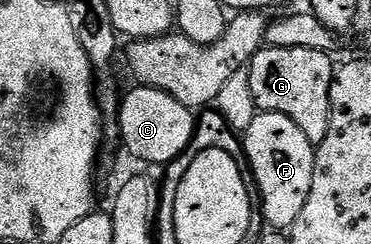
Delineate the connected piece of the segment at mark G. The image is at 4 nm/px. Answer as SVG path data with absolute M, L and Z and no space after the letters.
M264 47L260 49L259 54L251 60L249 66L249 87L253 91L256 110L264 113L280 113L293 119L293 123L297 123L297 127L305 131L312 145L319 146L325 139L325 131L329 131L329 119L331 118L329 87L336 70L336 66L331 65L331 60L328 54L321 51L309 51L305 47L281 47L280 49Z

